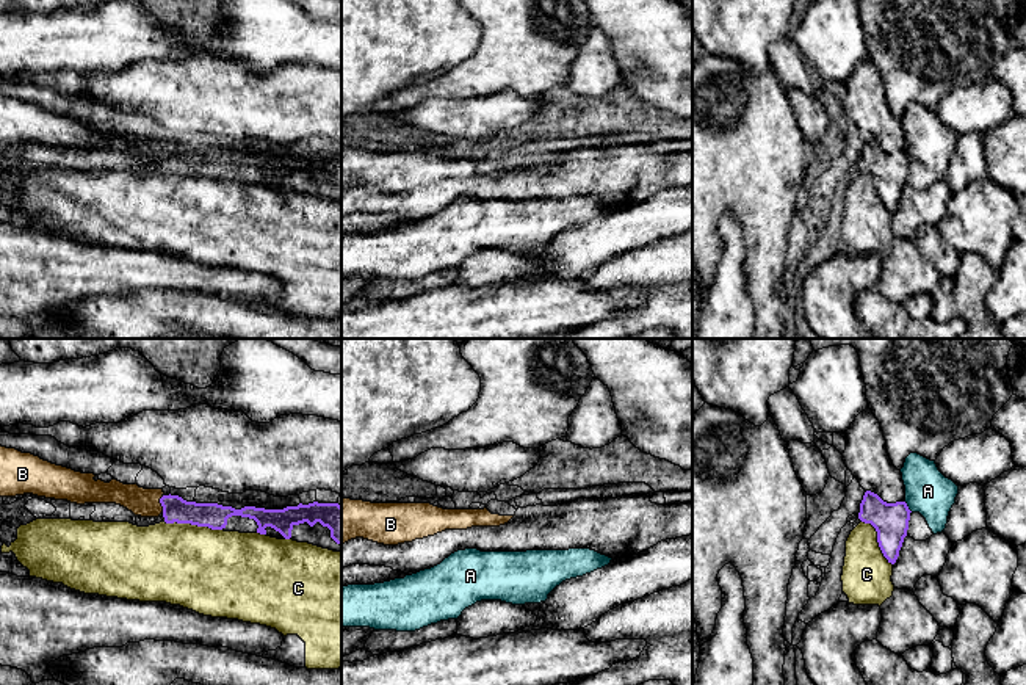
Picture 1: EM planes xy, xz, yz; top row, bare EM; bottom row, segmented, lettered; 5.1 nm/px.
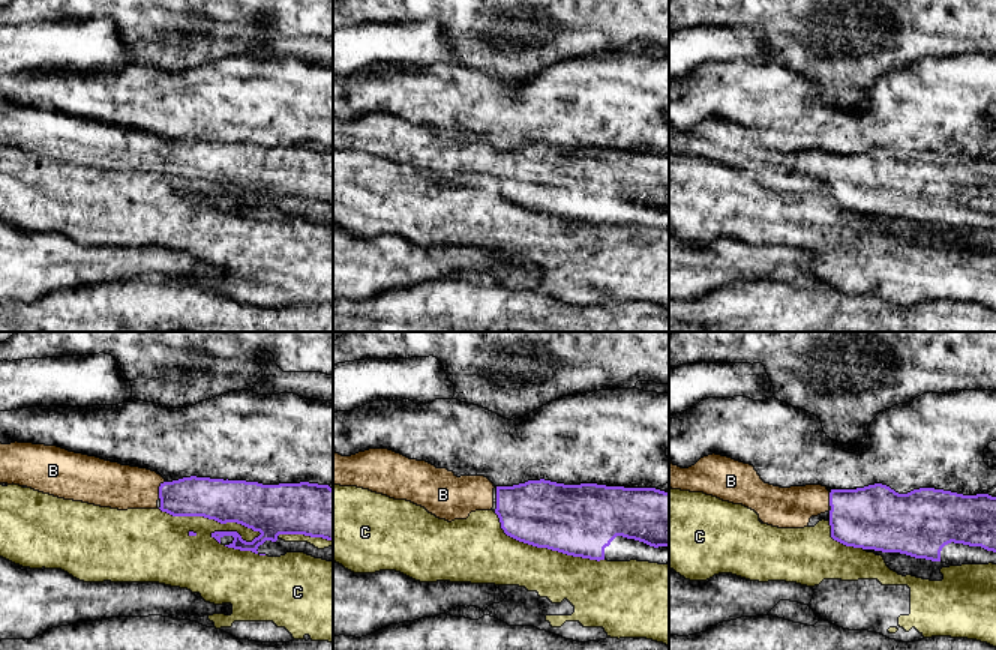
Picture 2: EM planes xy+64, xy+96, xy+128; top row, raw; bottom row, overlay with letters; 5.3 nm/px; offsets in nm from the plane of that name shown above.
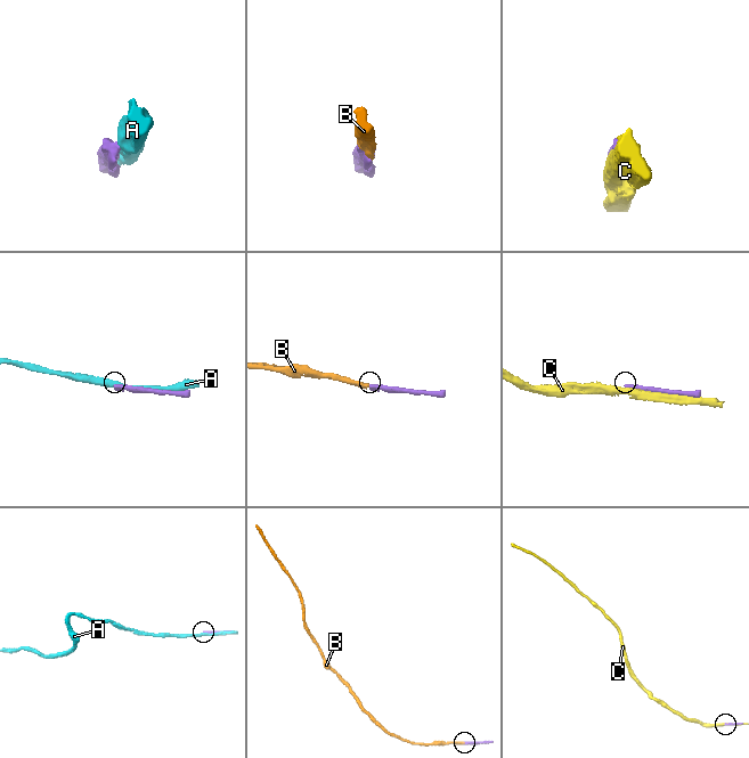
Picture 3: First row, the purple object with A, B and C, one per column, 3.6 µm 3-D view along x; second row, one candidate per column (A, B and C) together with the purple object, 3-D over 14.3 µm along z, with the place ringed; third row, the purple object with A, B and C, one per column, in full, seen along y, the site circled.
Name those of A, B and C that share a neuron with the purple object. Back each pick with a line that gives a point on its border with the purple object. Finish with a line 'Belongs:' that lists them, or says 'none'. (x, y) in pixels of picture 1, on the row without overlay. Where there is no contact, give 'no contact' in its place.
B: contact xy (160, 151)
Belongs: B

